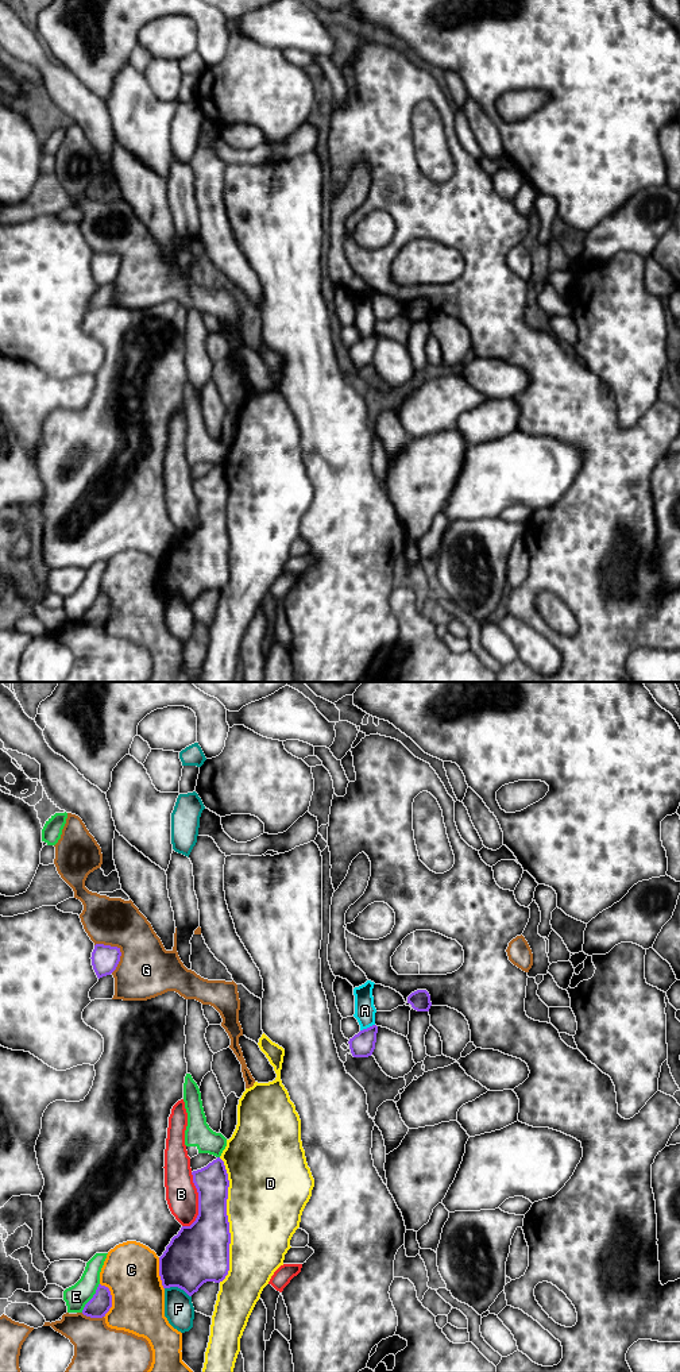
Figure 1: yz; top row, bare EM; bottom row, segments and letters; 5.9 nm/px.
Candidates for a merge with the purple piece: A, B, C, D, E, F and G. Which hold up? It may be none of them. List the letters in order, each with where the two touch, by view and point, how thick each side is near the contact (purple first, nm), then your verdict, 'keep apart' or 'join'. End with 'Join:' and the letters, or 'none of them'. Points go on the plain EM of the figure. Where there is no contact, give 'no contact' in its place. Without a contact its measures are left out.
A: meets purple in yz at (367, 336); 140 nm thick on the purple side, 130 nm on the other; keep apart
B: meets purple in yz at (199, 511); 280 nm thick on the purple side, 190 nm on the other; keep apart
C: meets purple in yz at (111, 608); 120 nm thick on the purple side, 340 nm on the other; keep apart
D: meets purple in yz at (227, 528); 340 nm thick on the purple side, 460 nm on the other; keep apart
E: meets purple in yz at (92, 607); 120 nm thick on the purple side, 140 nm on the other; keep apart
F: meets purple in yz at (178, 596); 340 nm thick on the purple side, 180 nm on the other; keep apart
G: meets purple in yz at (119, 258); 160 nm thick on the purple side, 340 nm on the other; keep apart
Join: none of them

